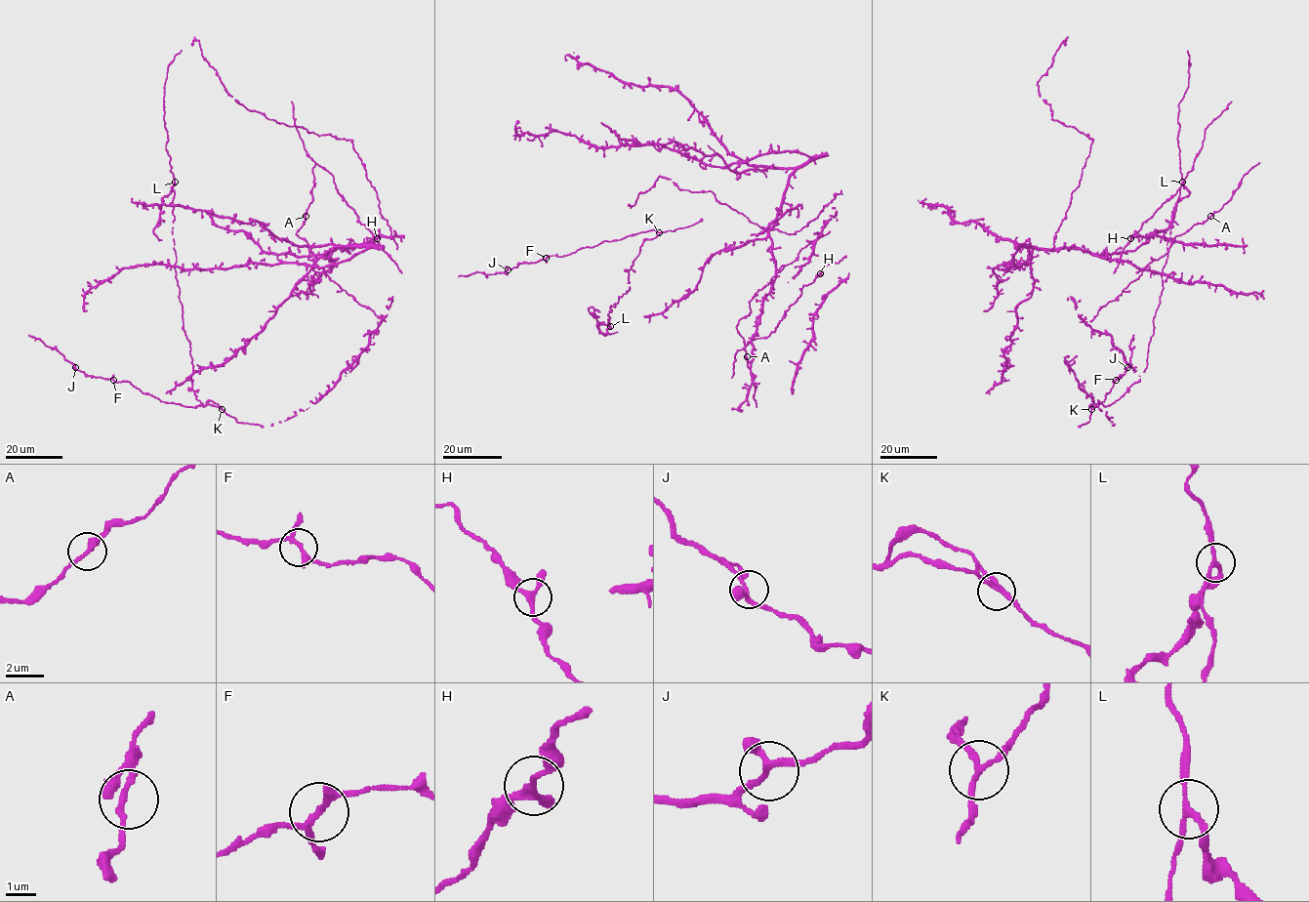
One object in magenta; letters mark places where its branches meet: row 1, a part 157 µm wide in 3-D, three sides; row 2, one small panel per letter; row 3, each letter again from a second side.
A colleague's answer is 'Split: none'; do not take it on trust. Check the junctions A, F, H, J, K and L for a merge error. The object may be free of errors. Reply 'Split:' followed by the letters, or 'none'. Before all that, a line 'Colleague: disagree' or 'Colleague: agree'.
Colleague: disagree
Split: L

